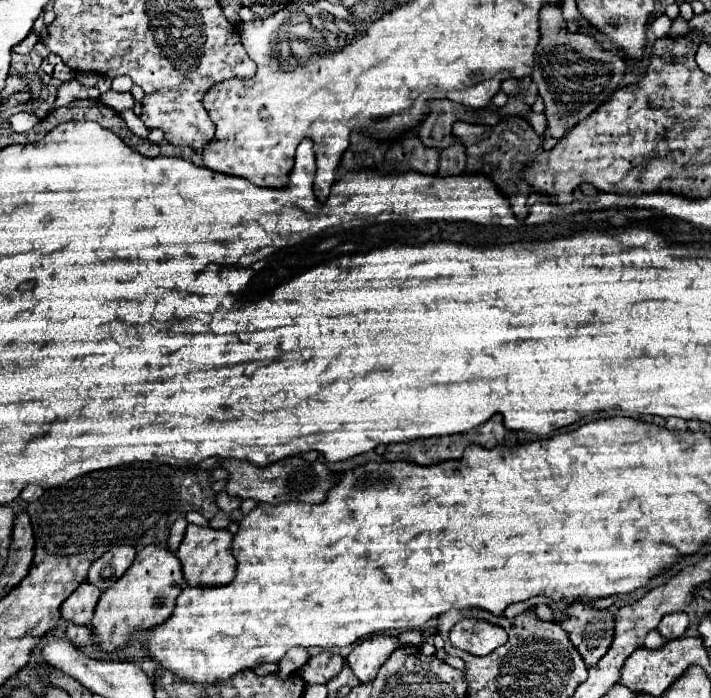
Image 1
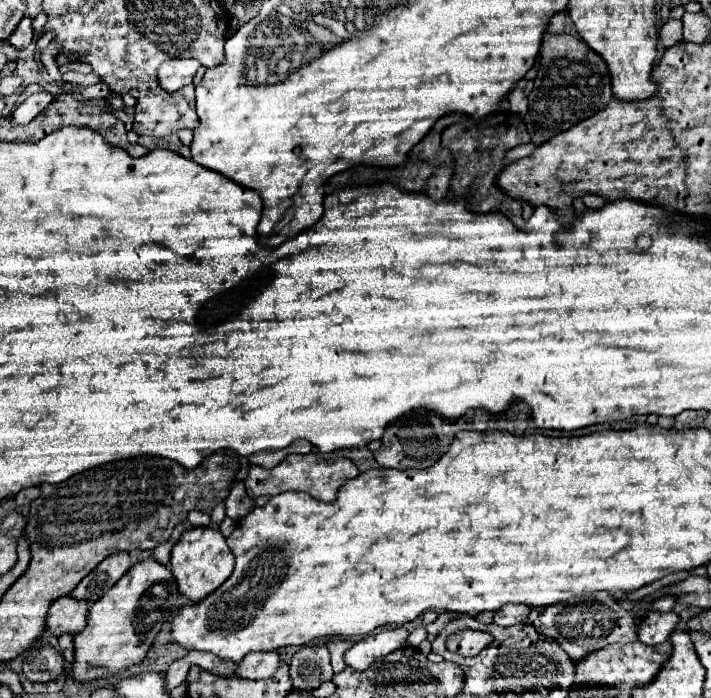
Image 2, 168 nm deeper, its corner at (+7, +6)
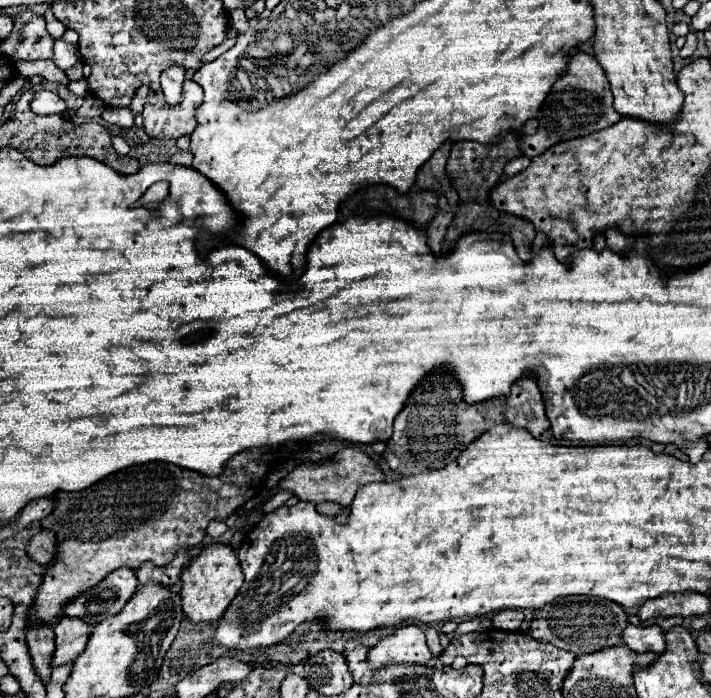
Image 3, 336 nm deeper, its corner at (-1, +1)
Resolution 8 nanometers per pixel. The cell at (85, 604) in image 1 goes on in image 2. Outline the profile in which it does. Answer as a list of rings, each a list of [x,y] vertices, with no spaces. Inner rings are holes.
[[[72,595],[60,597],[50,605],[46,627],[50,629],[52,635],[62,635],[62,633],[80,633],[86,625],[88,617],[88,601],[86,599],[74,599]]]

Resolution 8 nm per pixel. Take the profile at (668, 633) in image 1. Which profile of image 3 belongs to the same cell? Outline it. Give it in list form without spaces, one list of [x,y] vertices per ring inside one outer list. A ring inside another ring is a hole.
[[[628,626],[624,630],[622,642],[634,650],[634,652],[654,652],[654,654],[662,654],[666,644],[664,644],[664,632],[658,626],[648,626],[648,628],[640,628],[640,626]]]

